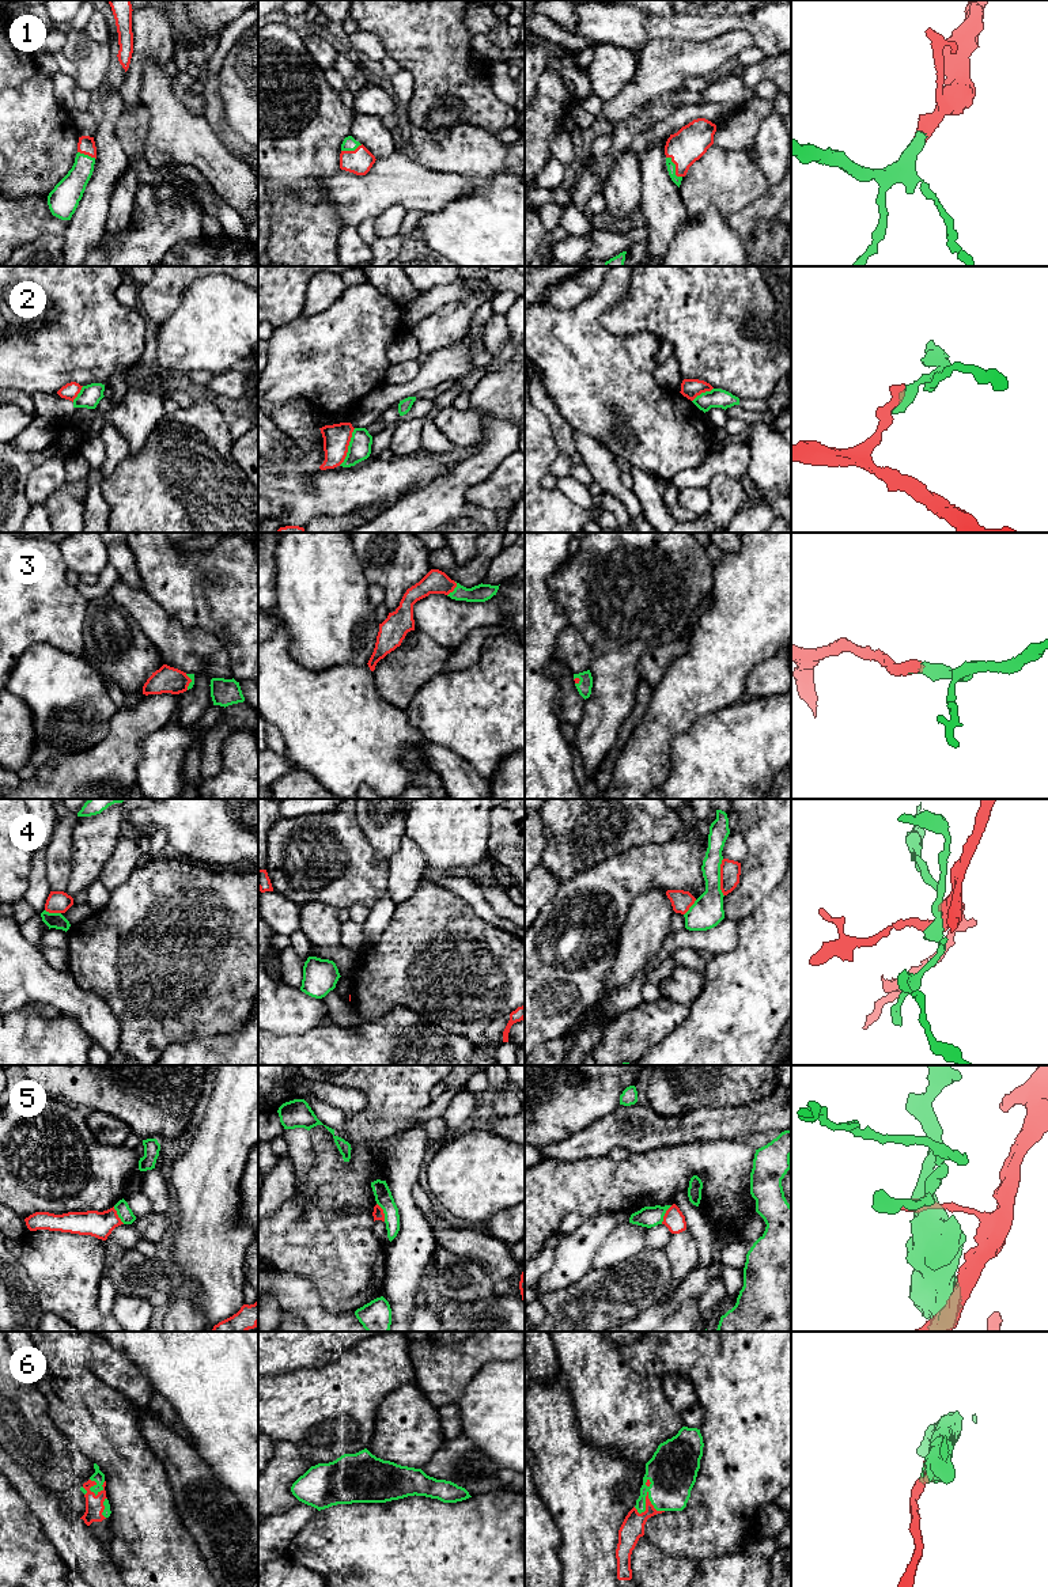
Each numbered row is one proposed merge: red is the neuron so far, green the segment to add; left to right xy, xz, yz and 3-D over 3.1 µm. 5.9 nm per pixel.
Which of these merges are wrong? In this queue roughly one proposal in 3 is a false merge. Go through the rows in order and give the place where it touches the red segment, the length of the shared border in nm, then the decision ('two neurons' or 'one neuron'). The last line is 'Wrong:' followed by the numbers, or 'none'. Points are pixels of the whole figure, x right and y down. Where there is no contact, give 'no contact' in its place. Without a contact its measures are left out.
1: yz (676, 167) | 160 nm | one neuron
2: xz (347, 447) | 240 nm | two neurons
3: xz (454, 587) | 100 nm | one neuron
4: yz (721, 878) | 220 nm | two neurons
5: yz (665, 1215) | 130 nm | two neurons
6: yz (646, 1499) | 190 nm | one neuron
Wrong: 2, 4, 5

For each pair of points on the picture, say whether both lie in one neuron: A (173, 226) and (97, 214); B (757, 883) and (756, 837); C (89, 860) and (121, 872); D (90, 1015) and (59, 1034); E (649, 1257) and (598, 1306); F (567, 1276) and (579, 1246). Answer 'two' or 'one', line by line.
A: two
B: one
C: two
D: two
E: one
F: one

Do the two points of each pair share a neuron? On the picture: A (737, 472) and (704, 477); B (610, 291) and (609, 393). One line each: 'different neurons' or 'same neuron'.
A: same neuron
B: same neuron

